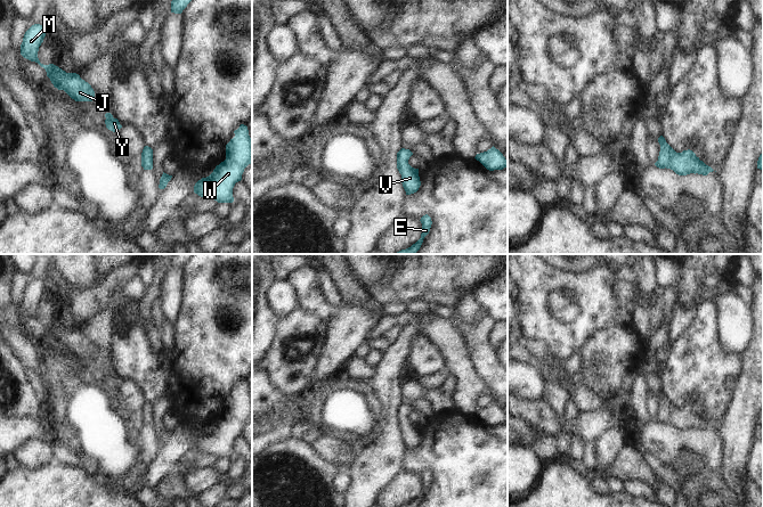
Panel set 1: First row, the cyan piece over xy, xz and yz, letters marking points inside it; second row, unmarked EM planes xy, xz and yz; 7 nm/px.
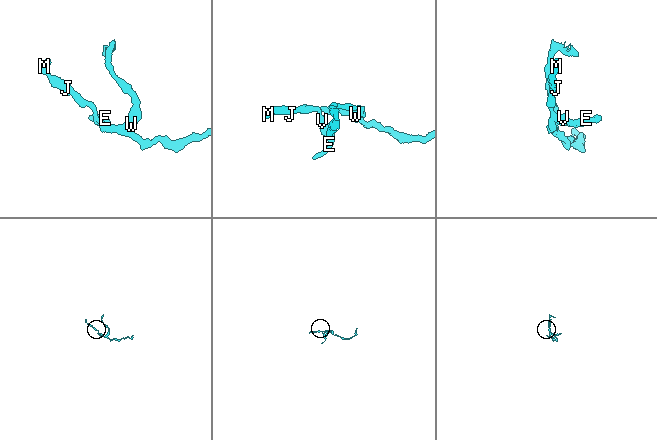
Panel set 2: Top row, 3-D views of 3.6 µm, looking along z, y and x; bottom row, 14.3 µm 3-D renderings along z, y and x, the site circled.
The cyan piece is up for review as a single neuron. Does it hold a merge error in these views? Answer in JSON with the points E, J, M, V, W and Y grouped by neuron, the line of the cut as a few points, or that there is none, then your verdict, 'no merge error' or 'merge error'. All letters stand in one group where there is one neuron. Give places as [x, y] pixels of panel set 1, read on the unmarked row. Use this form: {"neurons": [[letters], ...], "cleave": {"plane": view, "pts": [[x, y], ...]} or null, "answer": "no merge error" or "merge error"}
{"neurons": [["E", "J", "M", "V", "W", "Y"]], "cleave": null, "answer": "no merge error"}

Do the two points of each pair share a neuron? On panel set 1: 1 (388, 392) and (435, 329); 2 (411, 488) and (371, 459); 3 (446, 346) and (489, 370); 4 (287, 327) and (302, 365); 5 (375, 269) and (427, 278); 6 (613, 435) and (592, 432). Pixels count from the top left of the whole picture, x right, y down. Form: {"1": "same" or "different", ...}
{"1": "different", "2": "different", "3": "different", "4": "same", "5": "different", "6": "different"}

